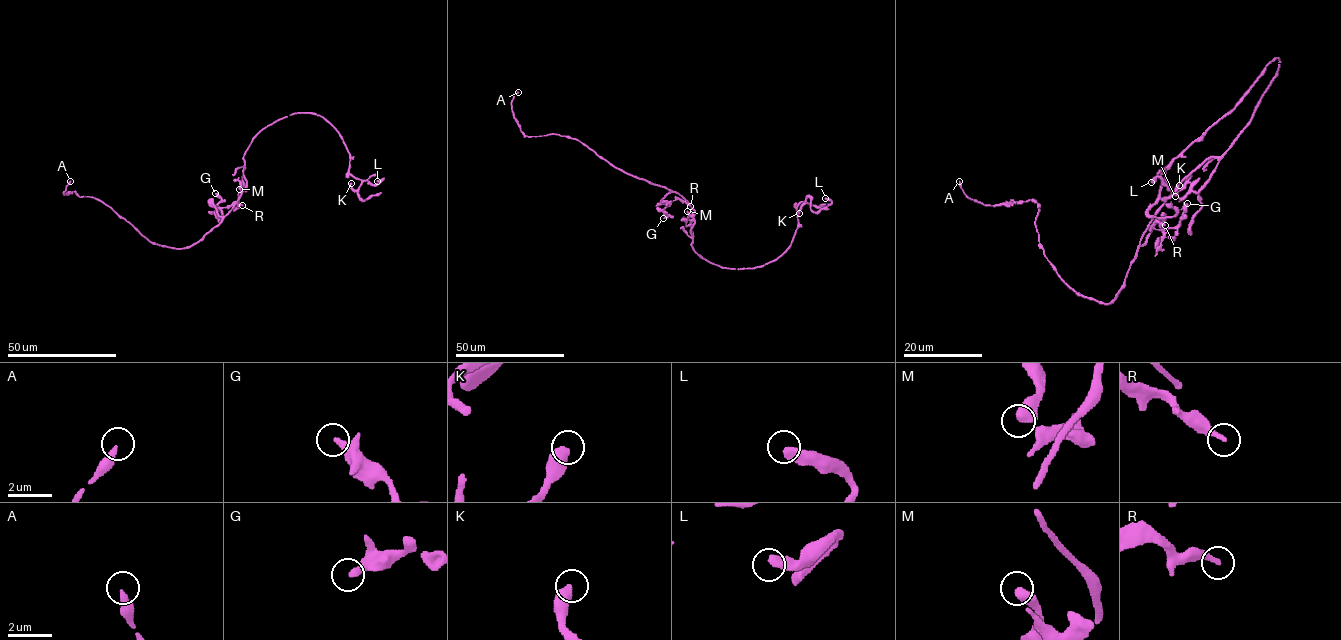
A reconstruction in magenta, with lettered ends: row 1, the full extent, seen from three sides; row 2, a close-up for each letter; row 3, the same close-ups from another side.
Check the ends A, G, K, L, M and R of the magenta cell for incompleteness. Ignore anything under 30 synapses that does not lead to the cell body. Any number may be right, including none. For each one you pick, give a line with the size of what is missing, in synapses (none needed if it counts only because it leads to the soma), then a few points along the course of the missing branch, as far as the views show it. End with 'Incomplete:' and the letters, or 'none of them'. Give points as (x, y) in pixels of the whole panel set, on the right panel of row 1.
Incomplete: none of them

